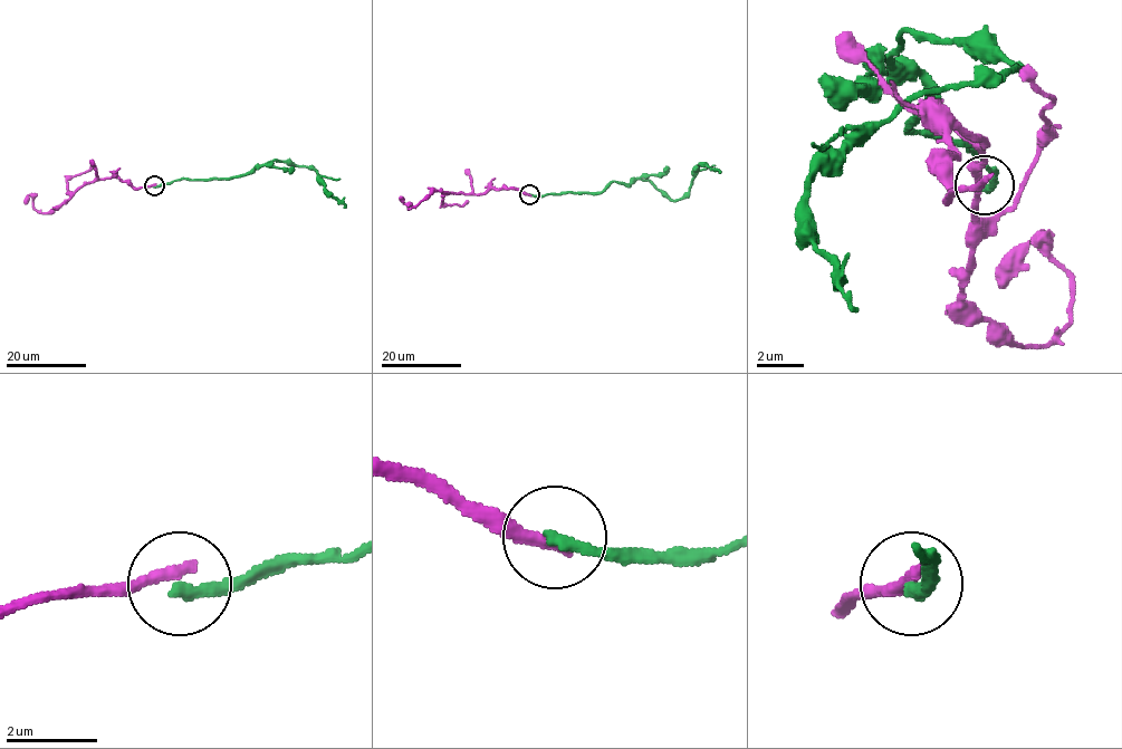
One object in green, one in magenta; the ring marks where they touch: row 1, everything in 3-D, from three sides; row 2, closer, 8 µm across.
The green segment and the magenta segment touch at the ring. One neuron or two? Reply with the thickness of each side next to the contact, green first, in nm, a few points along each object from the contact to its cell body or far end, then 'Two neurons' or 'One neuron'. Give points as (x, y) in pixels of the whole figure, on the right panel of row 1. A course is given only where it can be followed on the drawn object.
Thickness 280 nm (green) against 280 nm. Course of green: (985, 183), (979, 142), (909, 124), (909, 29), (1020, 65), (927, 88), (814, 178), (808, 236), (855, 313). Course of magenta: (985, 183), (950, 201), (956, 130), (985, 147), (961, 295), (1051, 343), (1067, 271), (1038, 242), (997, 289). Two neurons

